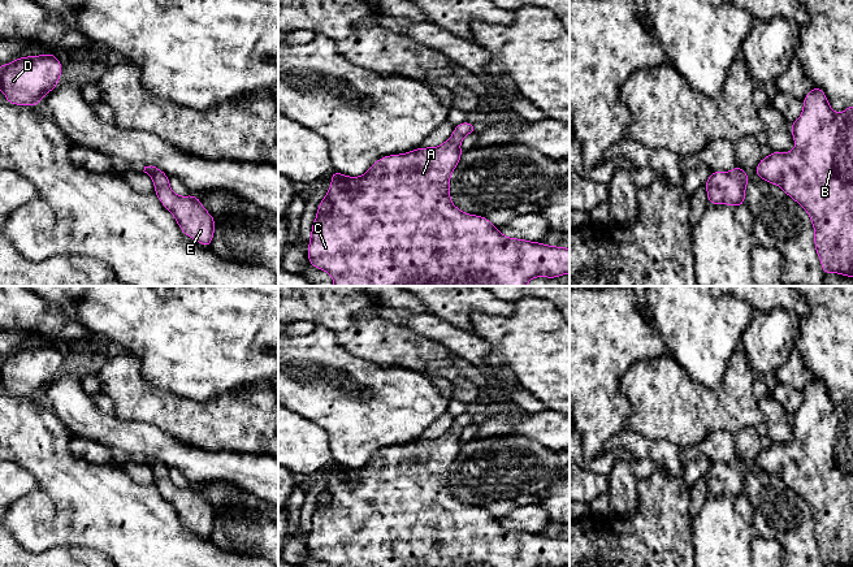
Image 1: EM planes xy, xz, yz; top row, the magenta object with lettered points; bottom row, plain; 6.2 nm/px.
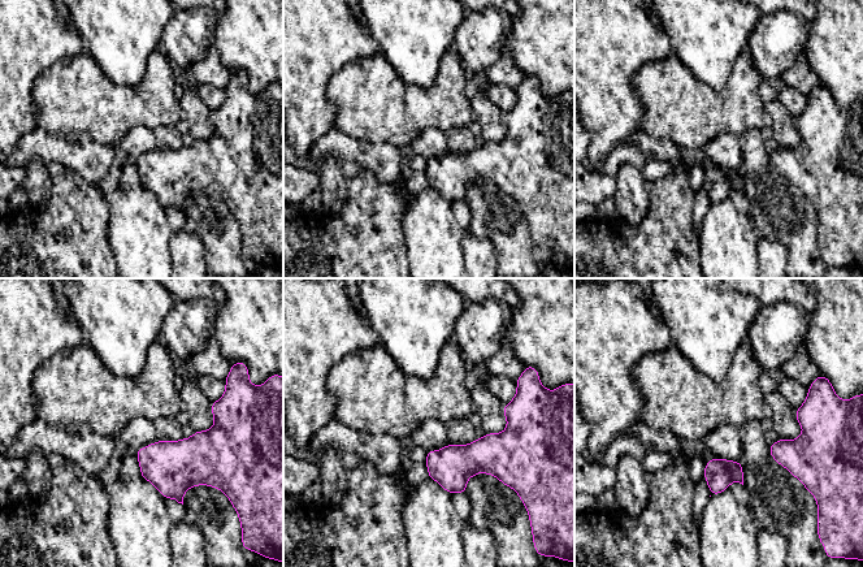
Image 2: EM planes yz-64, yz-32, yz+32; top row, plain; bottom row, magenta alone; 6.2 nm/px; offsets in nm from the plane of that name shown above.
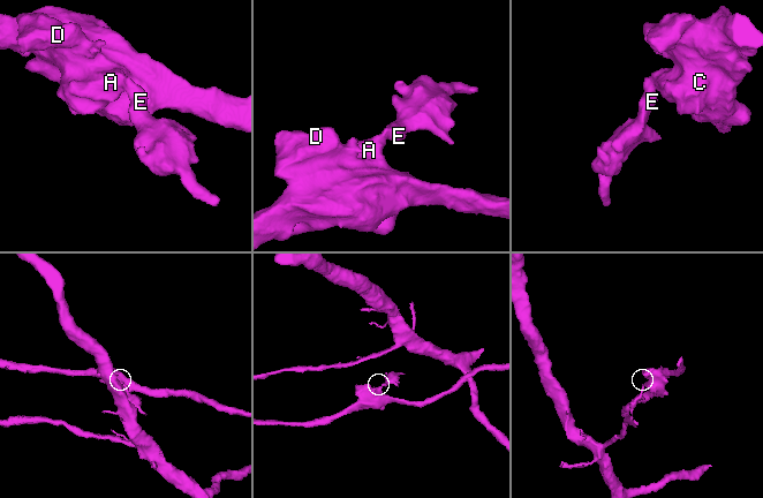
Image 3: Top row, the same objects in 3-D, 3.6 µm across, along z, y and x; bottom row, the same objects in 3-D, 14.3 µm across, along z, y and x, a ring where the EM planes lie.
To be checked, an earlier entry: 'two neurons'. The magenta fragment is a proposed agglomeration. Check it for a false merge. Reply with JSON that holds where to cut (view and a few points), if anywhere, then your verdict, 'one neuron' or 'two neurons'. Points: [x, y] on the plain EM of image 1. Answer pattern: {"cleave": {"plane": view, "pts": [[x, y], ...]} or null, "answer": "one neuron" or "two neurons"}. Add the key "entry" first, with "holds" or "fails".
{"entry": "fails", "cleave": null, "answer": "one neuron"}

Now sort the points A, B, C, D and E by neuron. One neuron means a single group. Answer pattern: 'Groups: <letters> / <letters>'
Groups: A B C D E

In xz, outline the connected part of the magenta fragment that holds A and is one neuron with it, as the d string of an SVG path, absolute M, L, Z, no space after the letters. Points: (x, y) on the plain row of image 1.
M463 412L455 417L451 428L441 437L421 438L406 445L384 447L376 451L369 462L360 468L350 468L333 462L330 464L332 476L317 498L316 511L311 519L307 544L311 557L328 563L330 567L563 567L570 564L570 540L505 528L486 508L466 505L451 494L450 468L463 446L459 437L463 429L476 424L476 420L476 416Z

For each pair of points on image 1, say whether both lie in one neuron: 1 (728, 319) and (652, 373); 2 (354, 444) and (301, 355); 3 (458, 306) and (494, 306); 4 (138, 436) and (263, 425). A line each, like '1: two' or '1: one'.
1: two
2: one
3: one
4: two

